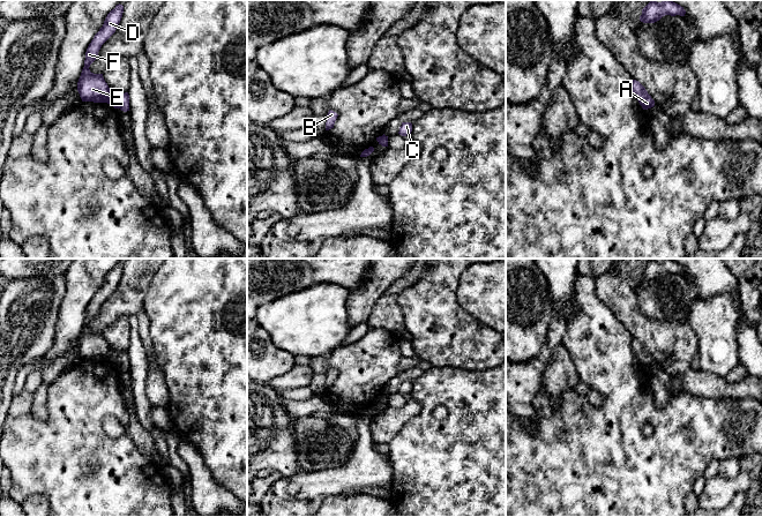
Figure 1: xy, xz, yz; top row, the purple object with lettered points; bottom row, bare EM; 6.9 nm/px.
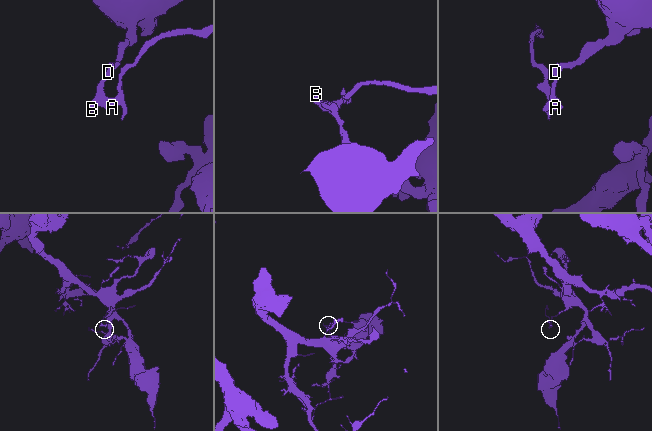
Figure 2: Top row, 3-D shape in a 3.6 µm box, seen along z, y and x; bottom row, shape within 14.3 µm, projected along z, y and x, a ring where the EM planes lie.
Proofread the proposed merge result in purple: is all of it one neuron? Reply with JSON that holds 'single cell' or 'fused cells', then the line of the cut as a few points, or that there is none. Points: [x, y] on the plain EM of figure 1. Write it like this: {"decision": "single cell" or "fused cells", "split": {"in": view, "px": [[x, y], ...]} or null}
{"decision": "single cell", "split": null}

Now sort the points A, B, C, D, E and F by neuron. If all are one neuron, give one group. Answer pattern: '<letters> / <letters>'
A B C D E F

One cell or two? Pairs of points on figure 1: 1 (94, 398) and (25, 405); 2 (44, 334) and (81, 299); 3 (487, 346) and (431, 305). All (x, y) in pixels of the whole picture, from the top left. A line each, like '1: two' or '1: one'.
1: two
2: two
3: one

